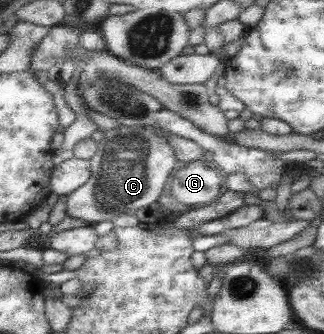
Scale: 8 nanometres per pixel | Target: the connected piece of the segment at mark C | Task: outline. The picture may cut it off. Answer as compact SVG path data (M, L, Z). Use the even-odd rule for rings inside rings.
M121 126L103 131L103 137L96 142L96 152L88 159L90 177L81 187L70 191L65 199L65 213L69 217L81 219L86 225L94 225L100 221L110 221L116 215L132 213L140 207L153 203L161 193L164 184L176 168L177 159L166 137L169 135L160 127Z

